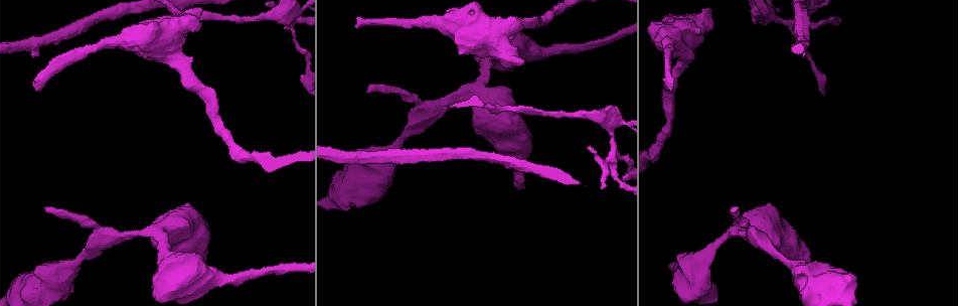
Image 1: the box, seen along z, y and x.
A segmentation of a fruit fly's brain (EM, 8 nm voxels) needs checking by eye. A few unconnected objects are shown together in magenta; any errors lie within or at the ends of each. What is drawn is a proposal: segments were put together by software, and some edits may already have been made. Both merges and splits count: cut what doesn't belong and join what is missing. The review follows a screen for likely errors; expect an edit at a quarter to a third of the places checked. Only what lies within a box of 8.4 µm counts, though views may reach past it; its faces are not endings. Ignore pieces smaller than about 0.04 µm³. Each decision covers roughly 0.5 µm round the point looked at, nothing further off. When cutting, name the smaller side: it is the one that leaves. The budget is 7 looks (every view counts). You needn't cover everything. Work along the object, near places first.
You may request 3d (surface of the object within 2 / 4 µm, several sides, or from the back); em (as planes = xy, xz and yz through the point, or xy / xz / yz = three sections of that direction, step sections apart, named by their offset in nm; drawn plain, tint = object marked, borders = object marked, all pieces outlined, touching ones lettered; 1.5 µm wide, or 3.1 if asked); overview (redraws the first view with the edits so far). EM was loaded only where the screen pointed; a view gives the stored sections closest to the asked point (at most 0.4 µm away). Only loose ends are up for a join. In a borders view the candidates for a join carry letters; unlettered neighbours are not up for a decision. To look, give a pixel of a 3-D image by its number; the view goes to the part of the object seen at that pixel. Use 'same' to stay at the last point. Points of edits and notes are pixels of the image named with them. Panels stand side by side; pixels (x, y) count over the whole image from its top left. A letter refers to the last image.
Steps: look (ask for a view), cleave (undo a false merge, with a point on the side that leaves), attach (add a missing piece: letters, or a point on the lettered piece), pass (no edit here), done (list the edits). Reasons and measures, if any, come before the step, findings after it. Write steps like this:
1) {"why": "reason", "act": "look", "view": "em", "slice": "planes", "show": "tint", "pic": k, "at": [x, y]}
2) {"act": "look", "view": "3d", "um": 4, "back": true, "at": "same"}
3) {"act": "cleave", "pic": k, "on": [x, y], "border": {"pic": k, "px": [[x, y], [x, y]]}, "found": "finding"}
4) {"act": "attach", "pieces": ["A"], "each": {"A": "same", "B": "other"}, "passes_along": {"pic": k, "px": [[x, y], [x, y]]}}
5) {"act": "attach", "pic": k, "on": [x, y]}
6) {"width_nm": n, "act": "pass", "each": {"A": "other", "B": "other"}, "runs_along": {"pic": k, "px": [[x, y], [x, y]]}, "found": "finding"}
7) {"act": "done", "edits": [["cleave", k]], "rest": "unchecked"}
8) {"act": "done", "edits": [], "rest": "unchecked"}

{"why": "branch stops here", "act": "look", "view": "em", "slice": "yz", "step": 8, "show": "borders", "pic": 1, "at": [359, 26]}

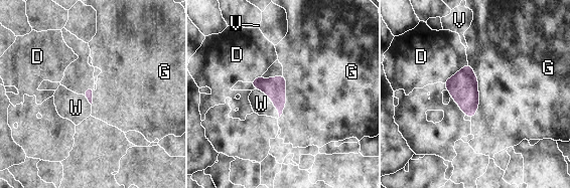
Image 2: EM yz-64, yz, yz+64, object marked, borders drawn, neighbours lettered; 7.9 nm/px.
{"act": "look", "view": "em", "slice": "planes", "show": "borders", "at": "same"}

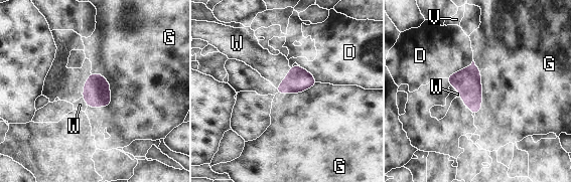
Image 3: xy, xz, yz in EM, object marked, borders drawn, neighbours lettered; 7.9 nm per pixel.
{"longest_contact_nm": ["G", 320], "act": "attach", "pieces": ["W"], "each": {"D": "other", "G": "other", "V": "other", "W": "same"}, "passes_along": {"pic": 3, "px": [[298, 79], [285, 77], [274, 68]]}, "found": "it goes on there"}

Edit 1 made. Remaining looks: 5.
{"why": "four arms meet", "act": "look", "view": "3d", "um": 4, "back": true, "pic": 1, "at": [613, 143]}

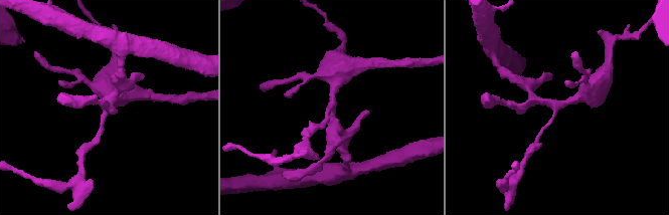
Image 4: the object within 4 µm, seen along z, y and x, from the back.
{"why": "shape alone is not enough", "act": "look", "view": "em", "slice": "planes", "show": "borders", "pic": 4, "at": [103, 117]}

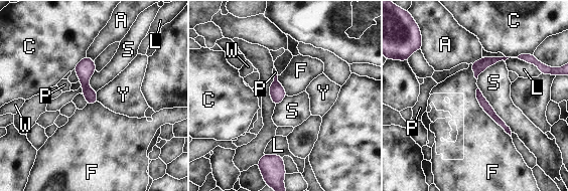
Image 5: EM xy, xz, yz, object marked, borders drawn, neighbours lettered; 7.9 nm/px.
{"act": "pass", "each": {"A": "other", "C": "other", "F": "other", "L": "other", "P": "other", "S": "other", "W": "other", "Y": "other"}, "border": {"pic": 5, "px": [[477, 87], [479, 106], [511, 137]]}, "found": "all the same cell"}

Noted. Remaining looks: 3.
{"why": "long arm stops here", "act": "look", "view": "3d", "um": 4, "pic": 1, "at": [523, 187]}

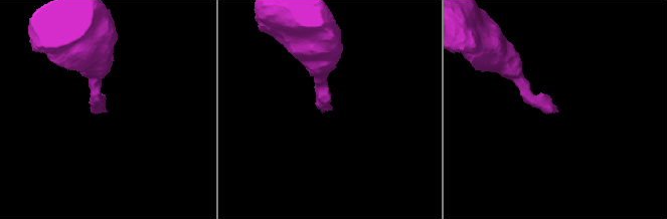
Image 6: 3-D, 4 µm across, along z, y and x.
{"why": "shape alone is not enough", "act": "look", "view": "em", "slice": "planes", "show": "borders", "pic": 6, "at": [553, 112]}

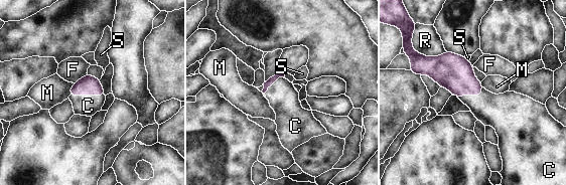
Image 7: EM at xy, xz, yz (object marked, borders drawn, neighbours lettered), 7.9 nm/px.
{"act": "attach", "pieces": ["C"], "each": {"C": "same", "F": "other", "M": "other", "R": "other", "S": "other"}, "passes_along": {"pic": 7, "px": [[89, 85], [88, 95], [88, 106]]}, "found": "it goes on there"}

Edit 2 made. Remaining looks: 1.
{"act": "done", "edits": [["attach", 3], ["attach", 7]], "rest": "unchecked"}

